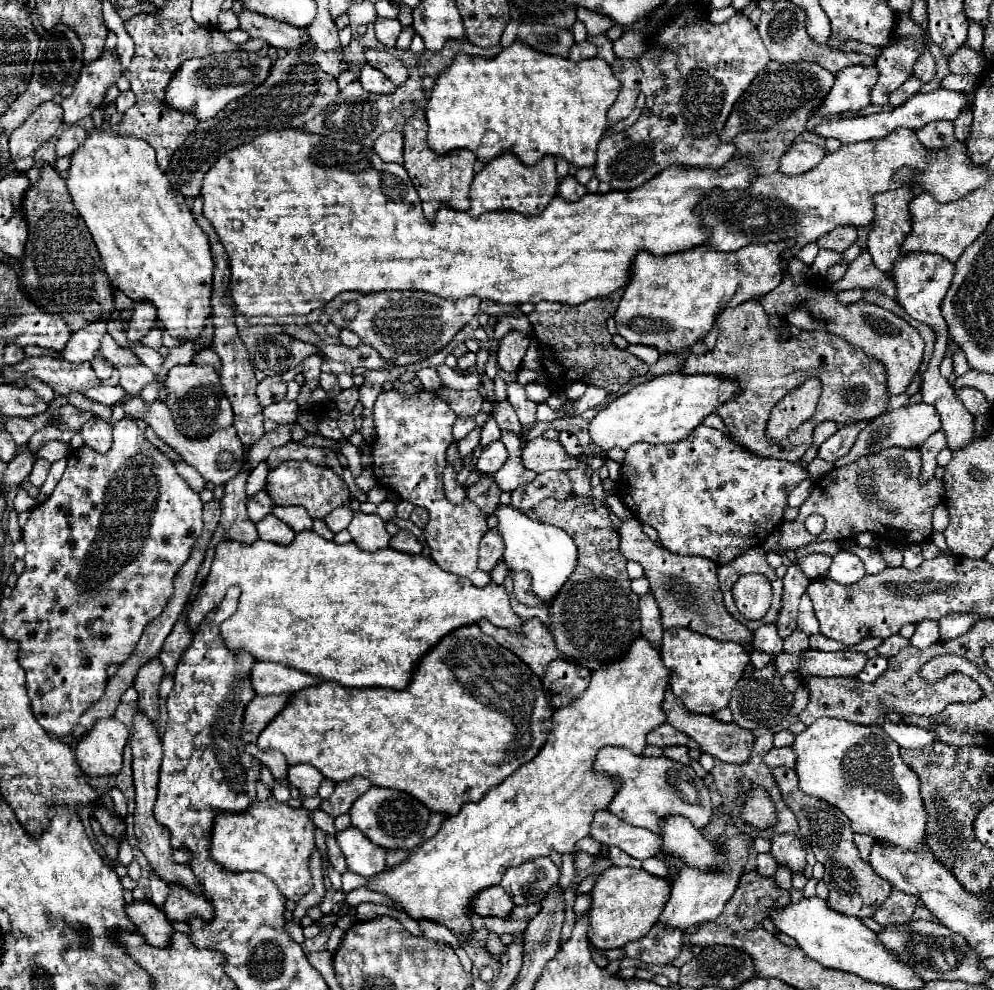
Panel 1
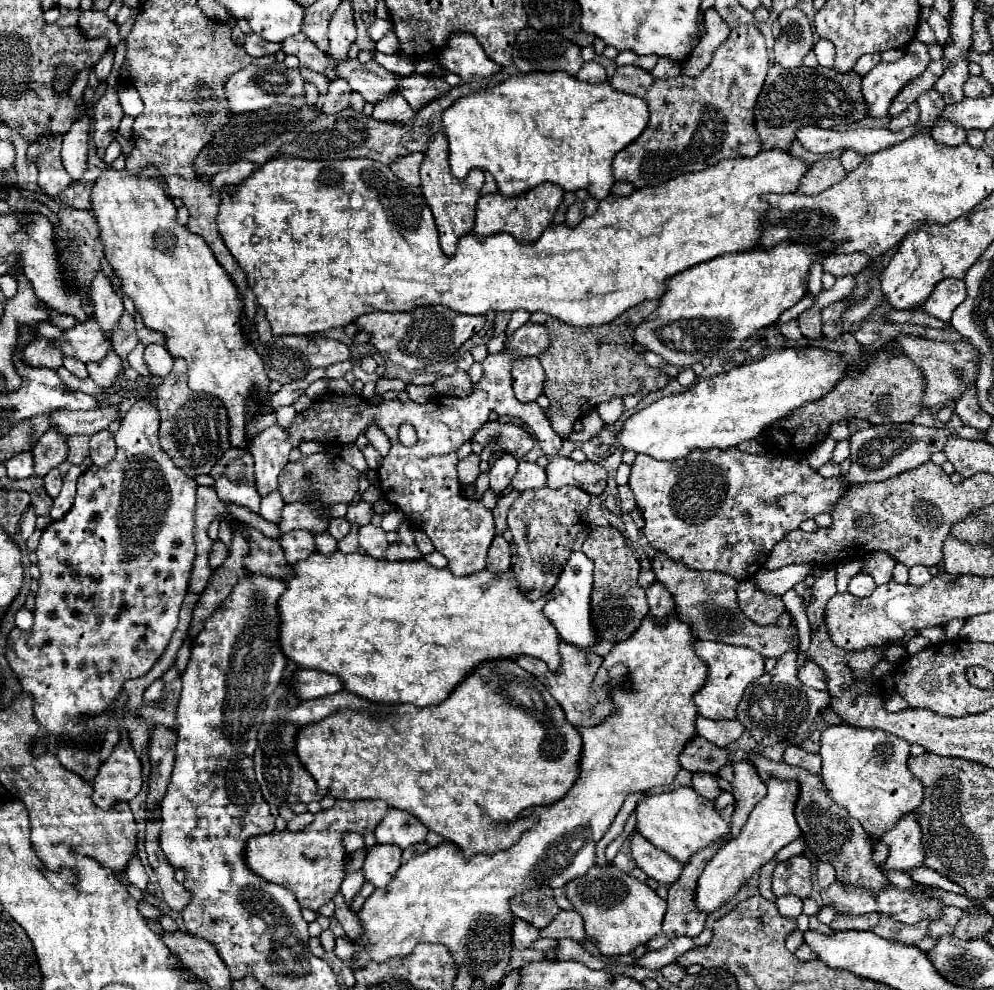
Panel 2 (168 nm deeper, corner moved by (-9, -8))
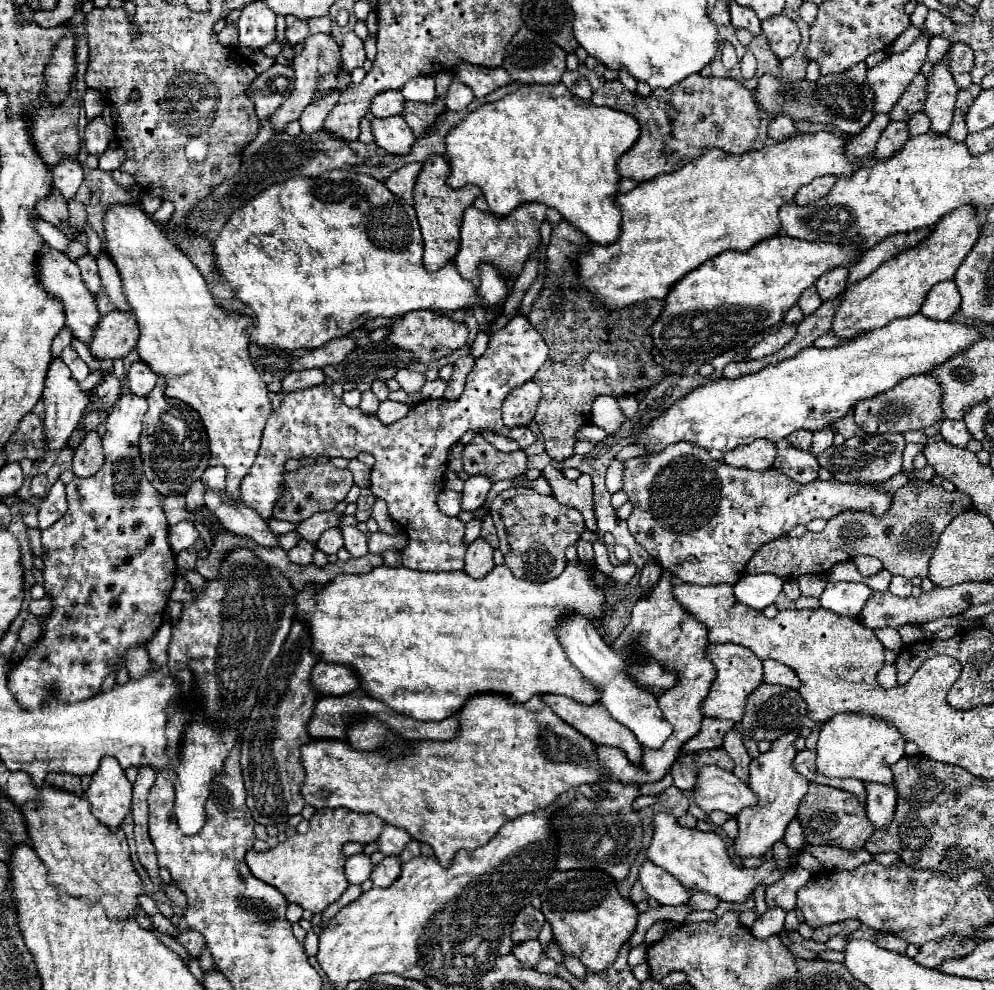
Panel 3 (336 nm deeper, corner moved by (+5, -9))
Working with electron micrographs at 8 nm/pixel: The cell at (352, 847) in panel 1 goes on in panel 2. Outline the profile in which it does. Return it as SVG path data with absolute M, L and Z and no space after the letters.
M372 845L366 849L366 859L362 865L364 879L374 887L386 887L400 867L402 849L396 845Z

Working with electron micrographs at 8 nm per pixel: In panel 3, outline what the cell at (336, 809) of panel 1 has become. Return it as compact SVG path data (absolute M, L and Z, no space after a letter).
M322 808L310 818L310 830L306 834L294 834L294 838L288 838L266 852L250 850L246 862L258 880L278 888L288 902L318 914L334 904L348 888L344 874L346 856L342 854L342 846L346 842L374 842L380 836L382 824L384 822L376 814L360 814L348 808Z

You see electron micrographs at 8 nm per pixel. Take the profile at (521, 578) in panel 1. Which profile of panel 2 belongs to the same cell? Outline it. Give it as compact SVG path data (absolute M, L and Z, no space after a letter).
M570 485L560 489L542 487L522 491L520 497L512 503L508 511L508 529L512 531L518 545L518 559L512 571L518 579L518 589L522 589L522 593L532 601L550 591L550 587L556 583L558 573L565 567L572 551L572 541L578 537L580 531L586 529L588 501L590 495L584 489Z

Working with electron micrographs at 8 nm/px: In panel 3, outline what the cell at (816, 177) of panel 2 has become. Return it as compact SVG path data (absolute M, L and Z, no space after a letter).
M820 176L820 178L812 180L808 186L800 188L798 194L796 194L796 198L794 198L794 202L798 206L806 206L806 204L810 204L814 200L820 200L820 198L824 198L832 190L834 182L836 182L834 176Z

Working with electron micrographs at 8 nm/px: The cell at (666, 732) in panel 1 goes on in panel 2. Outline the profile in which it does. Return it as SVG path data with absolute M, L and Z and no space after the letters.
M694 737L694 741L688 741L686 749L678 755L680 767L694 771L706 771L706 773L718 773L720 767L728 763L726 751L716 747L714 743L706 741L704 737Z

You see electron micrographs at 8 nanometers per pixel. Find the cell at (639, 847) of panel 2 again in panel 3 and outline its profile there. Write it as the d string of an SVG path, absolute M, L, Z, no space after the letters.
M650 860L640 868L640 884L646 894L658 900L662 906L682 906L690 900L690 890L684 888L672 874L654 866Z

